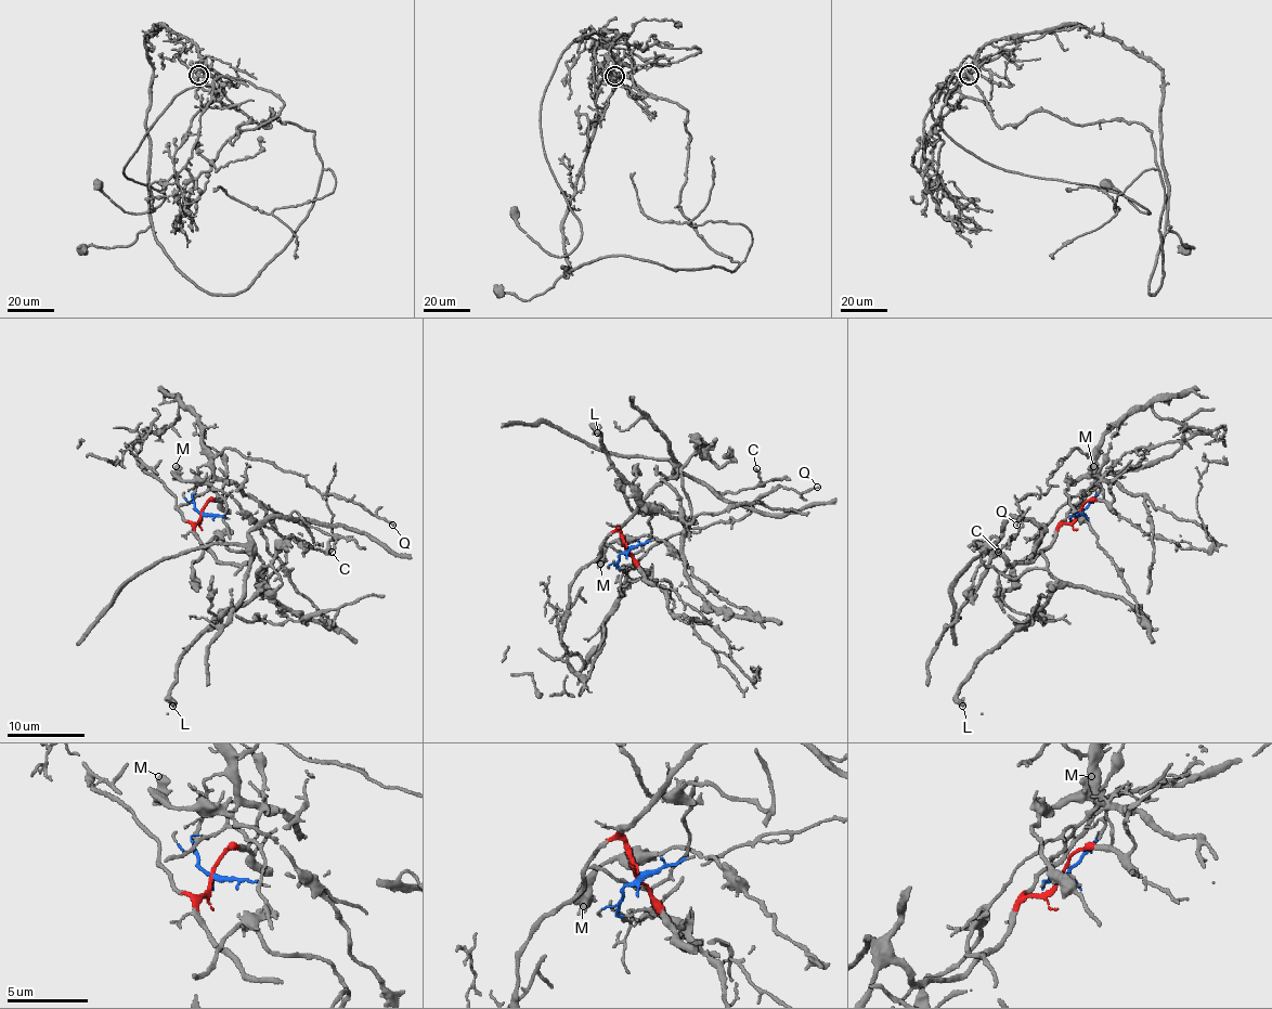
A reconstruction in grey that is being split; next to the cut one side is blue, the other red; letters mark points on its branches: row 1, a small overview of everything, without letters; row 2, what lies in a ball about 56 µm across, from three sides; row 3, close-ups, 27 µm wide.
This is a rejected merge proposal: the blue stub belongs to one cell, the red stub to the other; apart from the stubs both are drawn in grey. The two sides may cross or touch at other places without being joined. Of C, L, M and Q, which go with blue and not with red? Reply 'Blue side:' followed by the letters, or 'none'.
Blue side: L, M, Q

